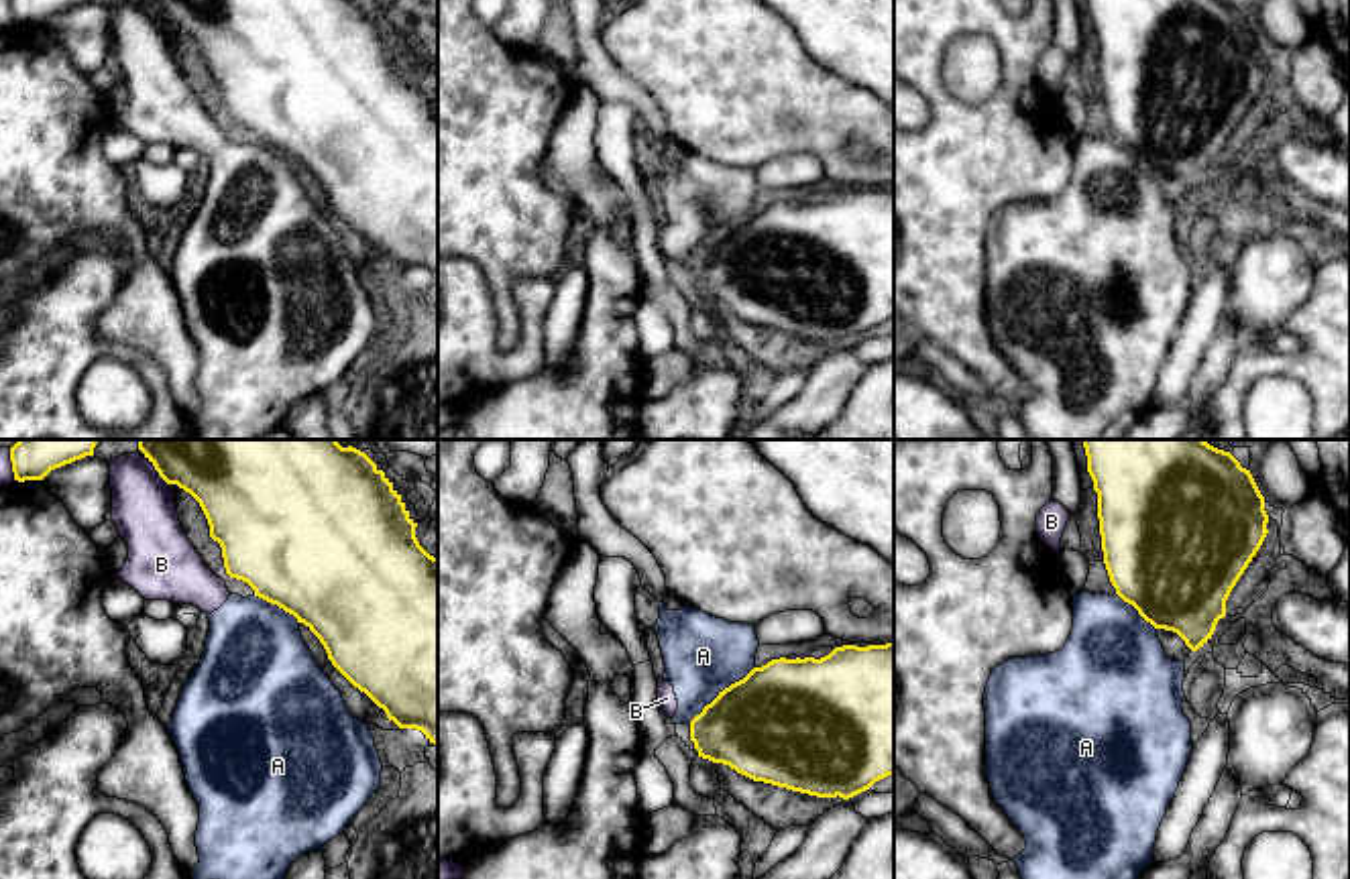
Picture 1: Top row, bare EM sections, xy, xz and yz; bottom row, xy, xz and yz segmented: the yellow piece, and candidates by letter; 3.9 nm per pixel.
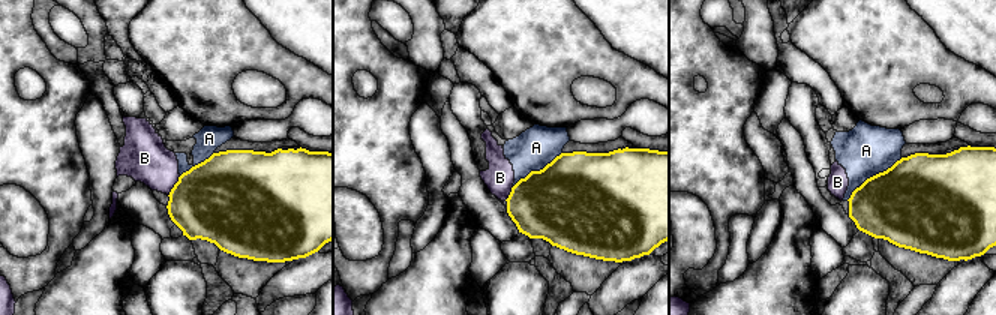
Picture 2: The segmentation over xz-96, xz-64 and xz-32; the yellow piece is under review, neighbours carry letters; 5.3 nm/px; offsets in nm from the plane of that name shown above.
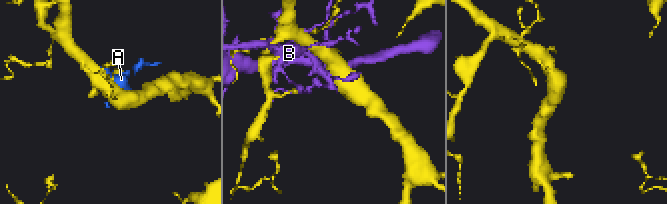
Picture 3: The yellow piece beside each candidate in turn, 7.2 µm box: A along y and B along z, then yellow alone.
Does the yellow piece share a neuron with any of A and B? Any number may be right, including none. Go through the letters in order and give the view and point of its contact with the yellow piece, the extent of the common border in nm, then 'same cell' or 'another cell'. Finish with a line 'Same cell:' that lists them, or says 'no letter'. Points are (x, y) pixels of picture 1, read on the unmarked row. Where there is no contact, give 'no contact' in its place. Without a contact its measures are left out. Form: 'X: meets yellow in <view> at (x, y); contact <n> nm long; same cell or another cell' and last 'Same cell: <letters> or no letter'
A: meets yellow in xz at (723, 235); contact 340 nm long; another cell
B: meets yellow in xy at (155, 13); contact 160 nm long; another cell
Same cell: no letter

